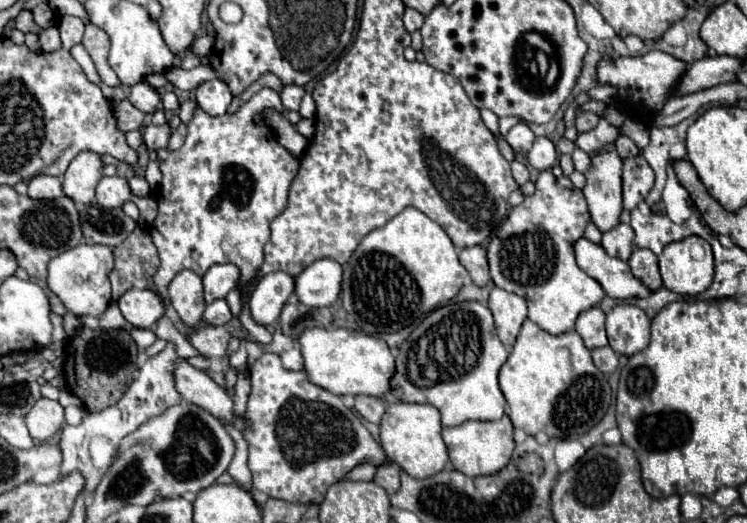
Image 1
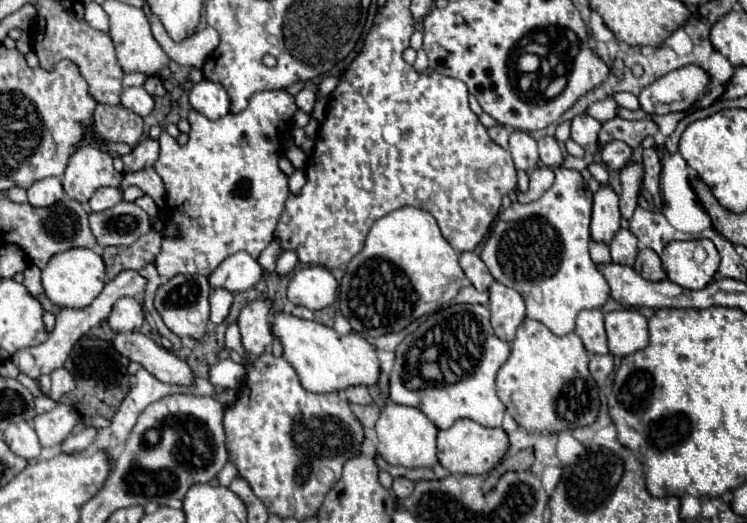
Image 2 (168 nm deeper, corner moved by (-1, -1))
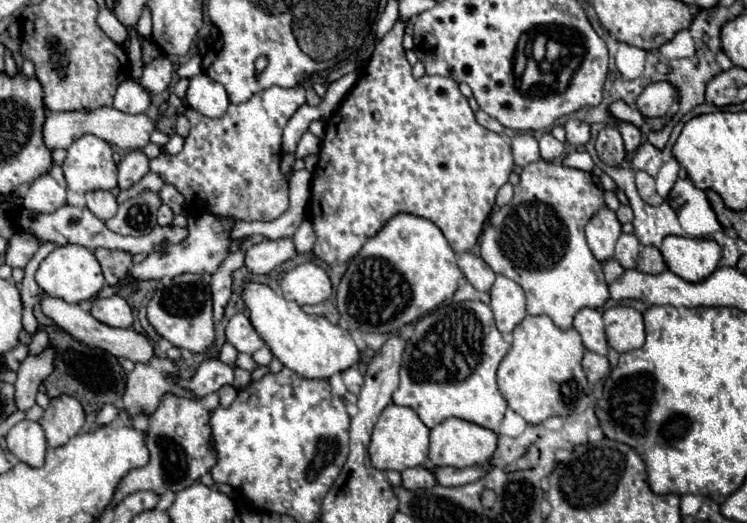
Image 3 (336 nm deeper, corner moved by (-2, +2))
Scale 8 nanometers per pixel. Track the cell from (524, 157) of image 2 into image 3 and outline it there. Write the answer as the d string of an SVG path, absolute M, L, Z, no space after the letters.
M520 133L512 137L512 153L514 153L514 163L520 167L526 167L528 163L534 163L540 159L538 141L528 133Z

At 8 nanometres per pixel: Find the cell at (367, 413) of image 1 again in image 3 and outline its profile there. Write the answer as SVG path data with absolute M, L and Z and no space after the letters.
M350 367L350 369L346 369L344 373L342 373L342 379L344 379L344 383L346 383L346 389L350 391L350 393L354 393L354 395L358 395L360 393L360 387L362 387L362 373L356 369L356 367Z

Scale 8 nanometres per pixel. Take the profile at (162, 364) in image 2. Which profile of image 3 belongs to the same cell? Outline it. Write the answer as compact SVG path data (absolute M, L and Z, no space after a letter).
M46 293L40 295L40 305L42 305L42 313L46 317L50 317L60 329L64 329L66 333L70 333L76 341L82 341L90 347L98 347L98 349L104 349L108 353L112 353L114 357L126 357L126 359L132 359L134 363L148 363L152 357L154 357L154 351L152 351L152 345L150 341L136 333L134 329L116 329L116 327L108 327L100 321L96 321L86 309L82 309L84 305L70 305L58 297L50 297Z

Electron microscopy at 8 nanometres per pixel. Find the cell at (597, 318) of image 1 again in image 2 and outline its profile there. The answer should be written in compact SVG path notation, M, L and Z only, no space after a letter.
M581 310L577 316L575 334L583 340L583 346L587 348L587 352L609 354L601 310Z

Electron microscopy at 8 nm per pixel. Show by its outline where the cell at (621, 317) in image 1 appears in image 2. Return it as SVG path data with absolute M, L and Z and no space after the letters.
M617 310L605 314L605 330L609 352L613 356L627 356L643 350L649 342L647 320L639 310Z

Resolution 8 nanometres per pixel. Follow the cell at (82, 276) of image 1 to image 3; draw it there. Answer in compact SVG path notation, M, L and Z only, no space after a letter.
M64 245L56 247L38 267L36 283L46 295L60 297L66 303L80 303L96 297L104 287L104 275L100 271L100 263L96 261L94 253L80 245Z

